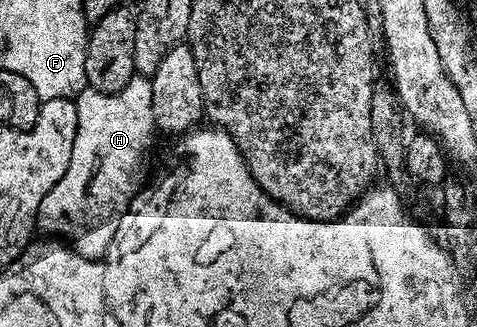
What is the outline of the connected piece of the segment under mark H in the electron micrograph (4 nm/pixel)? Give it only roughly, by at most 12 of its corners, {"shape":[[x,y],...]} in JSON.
{"shape":[[152,86],[84,87],[41,229],[107,253],[137,191]]}

